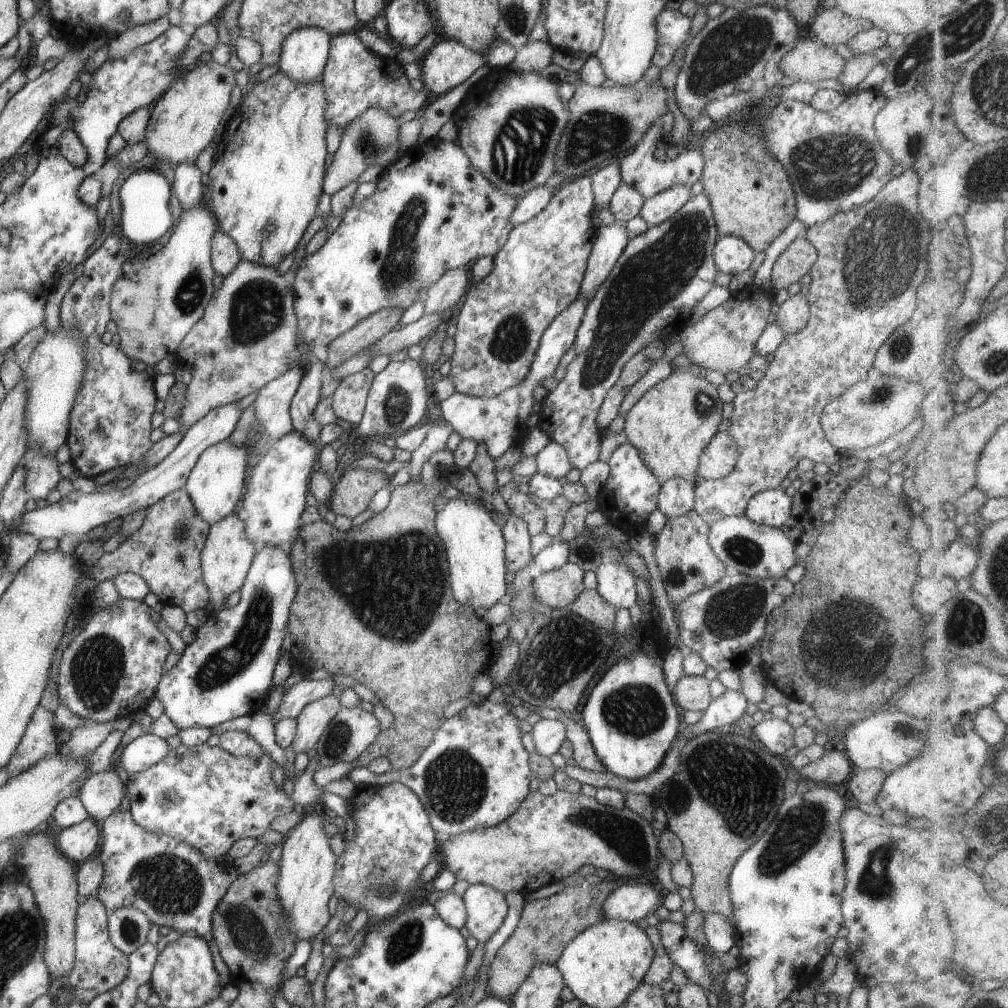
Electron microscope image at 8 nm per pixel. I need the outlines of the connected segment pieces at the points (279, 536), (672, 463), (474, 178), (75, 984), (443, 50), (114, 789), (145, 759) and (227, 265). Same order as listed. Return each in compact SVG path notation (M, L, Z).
M291 430L275 443L263 446L263 456L249 468L244 482L244 494L238 508L245 510L247 516L242 521L246 540L260 552L264 547L281 547L287 556L298 540L302 530L302 513L306 508L308 482L316 467L319 447L310 444L297 432Z
M673 371L664 380L650 387L627 413L622 434L626 442L634 447L644 464L654 474L661 485L670 477L682 477L691 484L697 482L696 465L700 451L708 441L719 431L721 423L722 403L718 399L717 388L709 384L703 377L694 376L688 371Z
M438 137L417 142L409 149L401 152L397 160L389 163L385 168L377 171L374 178L375 190L357 206L351 206L343 215L341 223L331 234L327 235L325 244L314 254L309 254L302 259L297 271L294 273L294 282L292 283L293 309L296 319L295 343L297 346L306 345L307 347L327 346L337 336L343 335L343 332L358 324L363 318L370 316L373 312L386 307L408 308L415 300L420 289L426 290L431 284L434 284L439 278L450 269L458 267L469 267L472 262L483 256L493 256L501 249L501 246L507 241L509 232L513 227L508 222L511 212L514 212L517 199L504 196L497 191L486 179L475 169L471 167L470 161L463 153L457 141L453 143L443 142Z
M95 894L79 899L74 919L75 961L69 975L62 978L66 990L91 990L96 995L115 989L128 974L127 955L113 947L106 928L107 910Z
M440 35L418 63L420 79L431 94L439 97L466 80L485 62L481 54Z
M105 770L87 777L76 795L87 817L97 824L110 816L123 796L124 785L115 772Z
M150 733L141 734L122 750L119 764L127 775L136 774L155 765L167 752L167 744L163 738Z
M219 230L211 236L209 259L213 273L221 277L231 273L240 262L233 240Z

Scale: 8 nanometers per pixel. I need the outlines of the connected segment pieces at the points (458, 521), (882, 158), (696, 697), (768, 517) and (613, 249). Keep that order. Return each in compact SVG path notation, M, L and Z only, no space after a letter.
M460 494L438 508L434 522L446 551L452 600L471 612L477 608L487 611L498 604L508 588L505 583L504 539L491 519L490 510L471 496Z
M853 90L841 104L828 112L815 111L810 105L794 99L783 99L772 105L771 114L764 122L764 147L786 171L795 194L795 219L805 227L820 224L833 214L851 211L871 200L891 180L891 158L887 156L875 137L874 117L886 104L879 90Z
M682 675L673 688L673 698L684 711L705 711L711 703L709 682L703 676Z
M779 487L769 488L749 498L744 516L756 524L779 529L790 518L792 498Z
M615 221L595 230L594 244L577 297L583 297L588 302L594 296L630 239L631 235L621 222Z

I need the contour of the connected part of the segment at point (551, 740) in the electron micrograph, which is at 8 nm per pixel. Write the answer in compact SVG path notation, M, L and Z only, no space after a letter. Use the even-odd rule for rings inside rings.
M540 719L530 731L538 754L551 757L566 740L564 725L554 719Z

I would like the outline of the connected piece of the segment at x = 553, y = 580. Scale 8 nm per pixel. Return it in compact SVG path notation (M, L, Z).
M571 562L542 573L534 578L536 600L552 609L562 609L584 590L583 575L581 568Z

